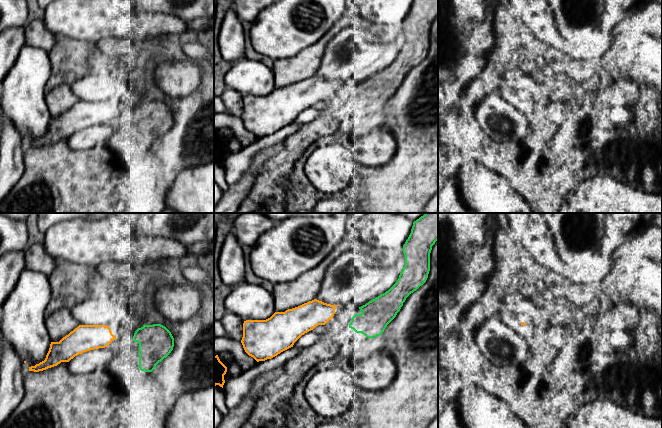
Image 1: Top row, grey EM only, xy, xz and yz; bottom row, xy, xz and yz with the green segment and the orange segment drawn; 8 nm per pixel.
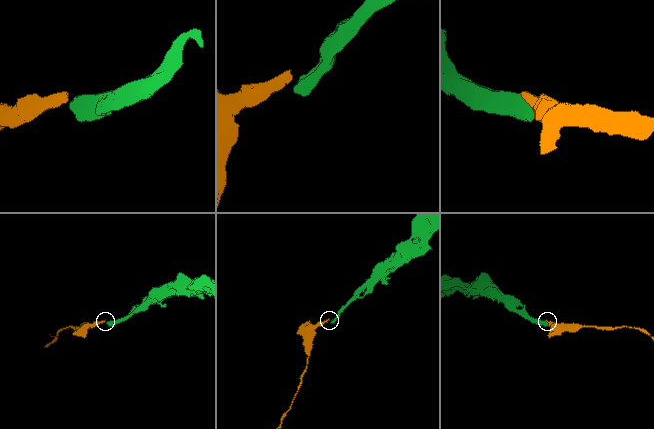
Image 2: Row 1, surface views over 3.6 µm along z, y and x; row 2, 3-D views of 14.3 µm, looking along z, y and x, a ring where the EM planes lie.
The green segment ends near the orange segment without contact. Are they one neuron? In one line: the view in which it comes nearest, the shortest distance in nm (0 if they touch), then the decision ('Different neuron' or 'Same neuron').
Closest in xz. Distance 140 nm. Different neuron

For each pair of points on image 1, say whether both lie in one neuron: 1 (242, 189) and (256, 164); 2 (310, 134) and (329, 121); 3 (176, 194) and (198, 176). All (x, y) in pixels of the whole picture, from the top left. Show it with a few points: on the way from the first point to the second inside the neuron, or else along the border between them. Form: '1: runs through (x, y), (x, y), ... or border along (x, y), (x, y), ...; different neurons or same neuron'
1: runs through (245, 183), (252, 170); same neuron
2: runs through (315, 129), (324, 124); same neuron
3: runs through (181, 193), (193, 181); same neuron

